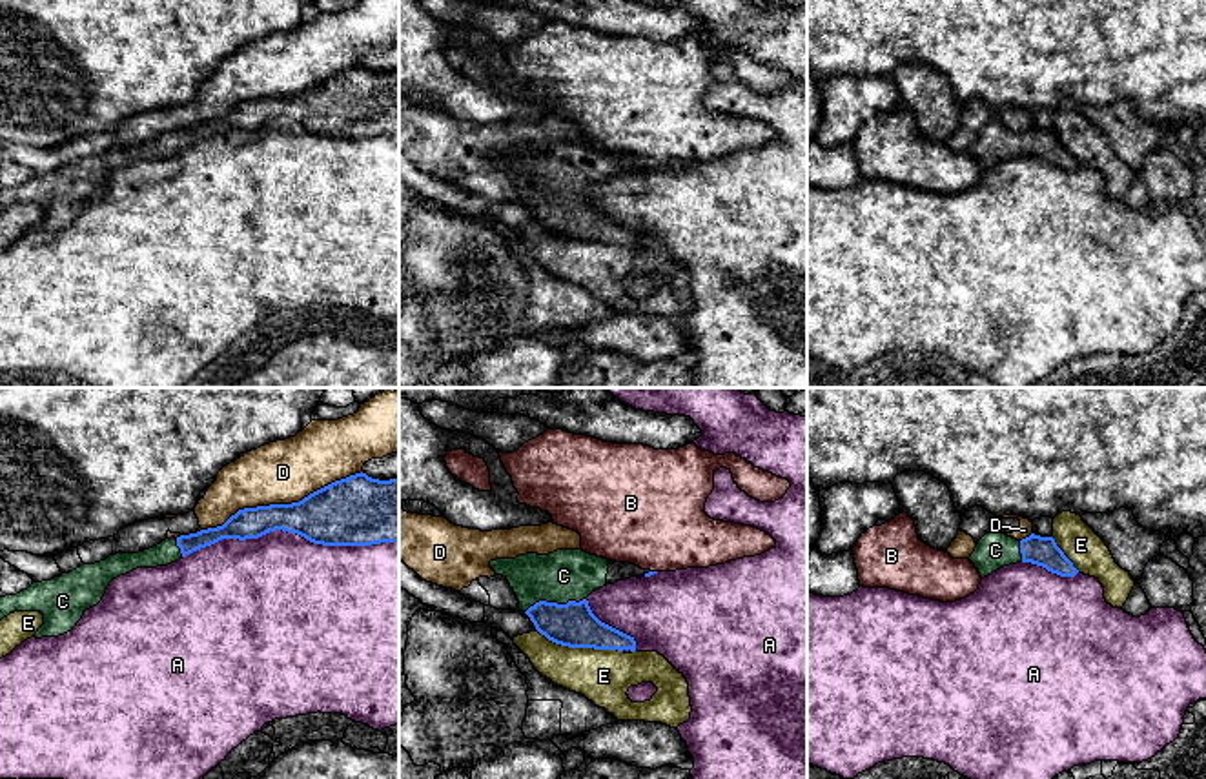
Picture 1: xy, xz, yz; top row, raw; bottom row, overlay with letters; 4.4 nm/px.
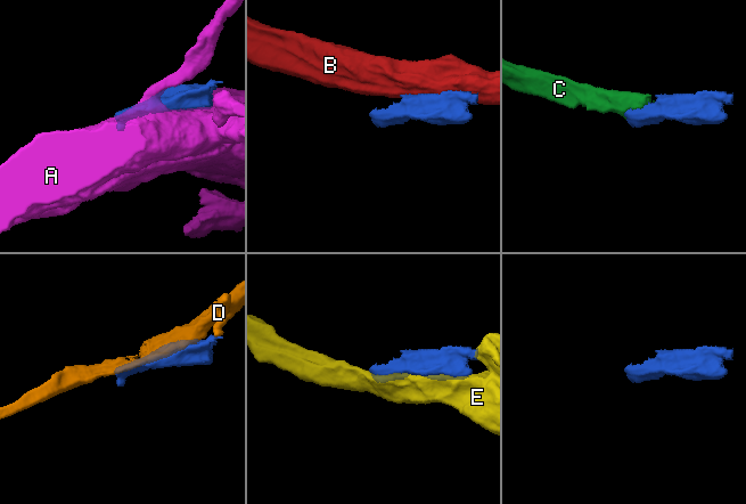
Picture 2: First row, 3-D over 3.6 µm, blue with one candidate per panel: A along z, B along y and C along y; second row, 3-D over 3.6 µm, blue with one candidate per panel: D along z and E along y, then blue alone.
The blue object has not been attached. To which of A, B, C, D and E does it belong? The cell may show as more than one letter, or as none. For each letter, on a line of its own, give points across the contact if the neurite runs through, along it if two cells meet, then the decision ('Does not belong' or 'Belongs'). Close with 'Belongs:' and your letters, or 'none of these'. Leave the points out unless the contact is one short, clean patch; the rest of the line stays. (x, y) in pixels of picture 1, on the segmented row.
A: Does not belong
B: Does not belong
C: Belongs
D: Does not belong
E: Does not belong
Belongs: C

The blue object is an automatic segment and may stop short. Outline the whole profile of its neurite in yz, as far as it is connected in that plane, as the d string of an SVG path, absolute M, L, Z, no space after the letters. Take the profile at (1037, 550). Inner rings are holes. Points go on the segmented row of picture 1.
M986 533L978 541L969 561L982 579L1017 562L1031 562L1060 577L1075 577L1078 573L1053 537L1040 537L1035 533L1022 541L1007 537L1006 533Z

